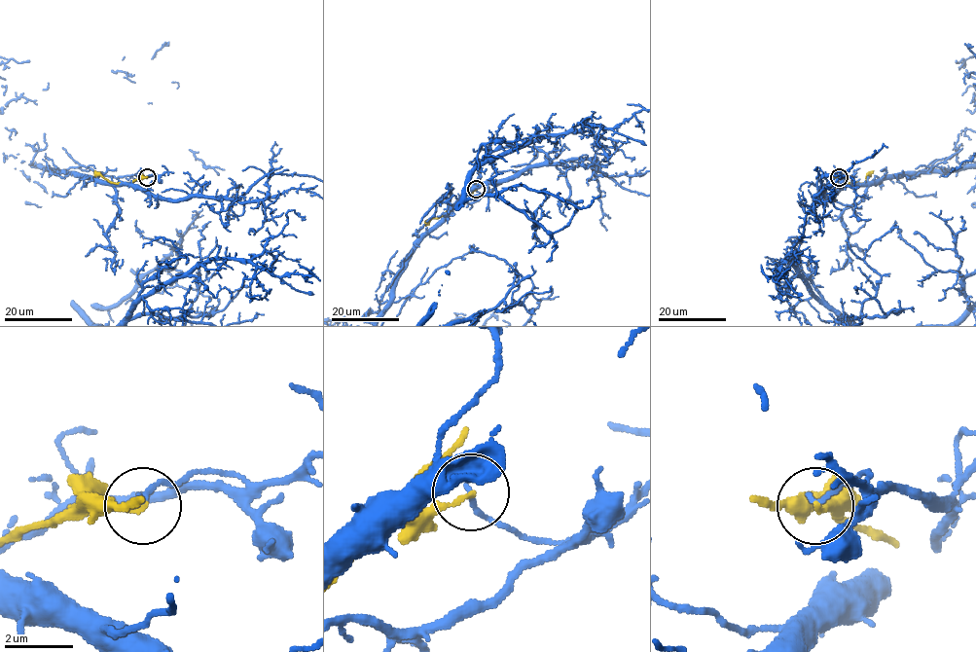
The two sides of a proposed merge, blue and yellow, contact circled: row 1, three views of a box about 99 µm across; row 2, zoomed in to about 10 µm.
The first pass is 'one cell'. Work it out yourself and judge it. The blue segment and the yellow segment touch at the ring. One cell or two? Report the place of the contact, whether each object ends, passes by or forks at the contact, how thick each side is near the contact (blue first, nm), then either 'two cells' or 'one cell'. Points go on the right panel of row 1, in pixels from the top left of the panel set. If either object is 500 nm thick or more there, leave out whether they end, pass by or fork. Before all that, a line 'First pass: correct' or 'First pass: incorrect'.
First pass: incorrect
at (839, 177); blue ends there; yellow ends there; 140 nm thick on the blue side, 130 nm on the other; two cells

